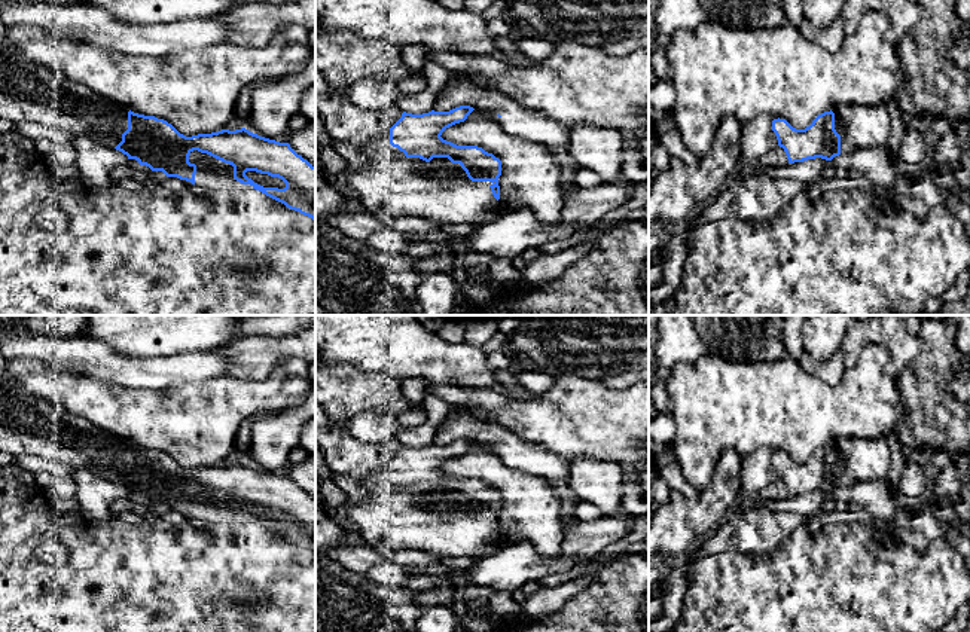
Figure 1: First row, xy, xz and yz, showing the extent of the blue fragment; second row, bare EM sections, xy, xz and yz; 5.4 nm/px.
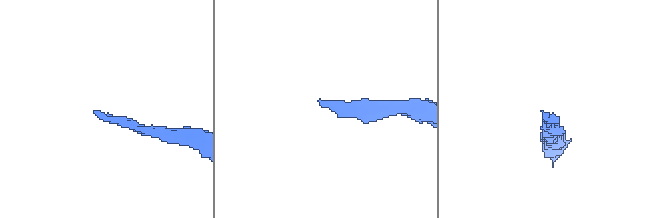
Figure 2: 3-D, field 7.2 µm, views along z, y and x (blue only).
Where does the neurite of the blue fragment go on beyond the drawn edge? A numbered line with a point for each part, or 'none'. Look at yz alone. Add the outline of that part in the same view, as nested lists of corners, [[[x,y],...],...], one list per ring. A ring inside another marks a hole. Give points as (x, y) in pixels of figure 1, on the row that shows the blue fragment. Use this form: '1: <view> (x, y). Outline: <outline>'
1: yz (859, 127). Outline: [[[884,104],[842,106],[835,113],[835,129],[841,135],[841,155],[861,147],[885,147],[891,117]]]

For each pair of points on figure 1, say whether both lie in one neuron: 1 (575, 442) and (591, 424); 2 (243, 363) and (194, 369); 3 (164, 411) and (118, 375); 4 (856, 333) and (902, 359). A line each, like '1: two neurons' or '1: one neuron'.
1: one neuron
2: two neurons
3: two neurons
4: one neuron

